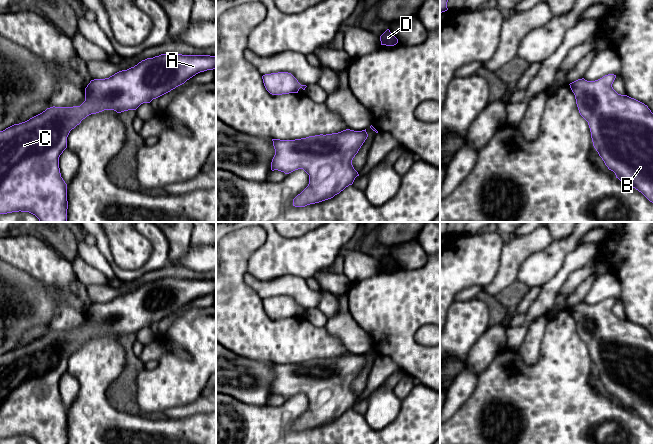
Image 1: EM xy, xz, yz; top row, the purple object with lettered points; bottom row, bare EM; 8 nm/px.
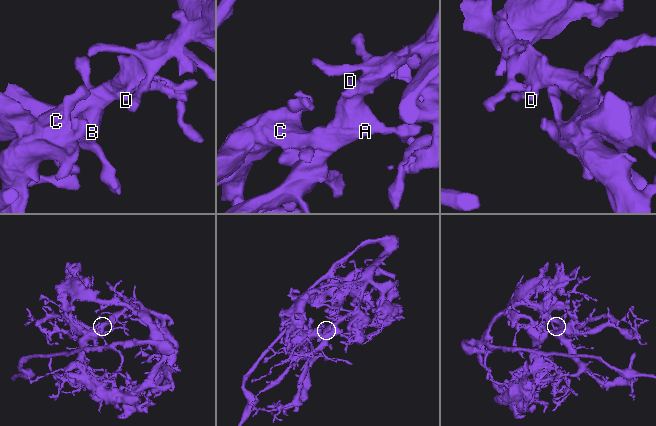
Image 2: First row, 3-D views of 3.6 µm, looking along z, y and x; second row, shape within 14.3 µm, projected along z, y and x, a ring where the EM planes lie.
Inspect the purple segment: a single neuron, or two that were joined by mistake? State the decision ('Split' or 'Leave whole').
Leave whole

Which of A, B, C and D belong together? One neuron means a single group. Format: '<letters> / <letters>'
A B C D

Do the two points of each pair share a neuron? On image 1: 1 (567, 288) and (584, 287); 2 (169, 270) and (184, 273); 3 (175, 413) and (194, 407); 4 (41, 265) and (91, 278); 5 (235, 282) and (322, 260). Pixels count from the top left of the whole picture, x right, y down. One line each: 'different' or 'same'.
1: different
2: same
3: same
4: different
5: different

